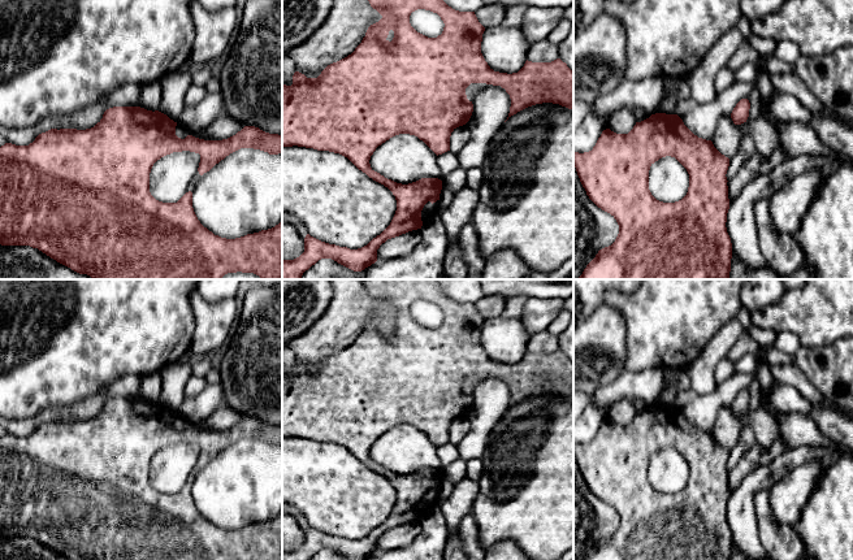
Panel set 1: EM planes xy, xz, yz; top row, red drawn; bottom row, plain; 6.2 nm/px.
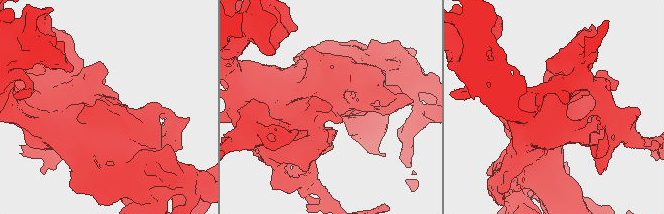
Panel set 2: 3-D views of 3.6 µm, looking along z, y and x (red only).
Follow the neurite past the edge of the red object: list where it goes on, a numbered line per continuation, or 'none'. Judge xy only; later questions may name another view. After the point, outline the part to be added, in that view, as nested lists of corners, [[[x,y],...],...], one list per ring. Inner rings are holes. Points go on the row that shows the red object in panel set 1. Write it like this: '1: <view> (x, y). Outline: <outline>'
1: xy (181, 131). Outline: [[[182,125],[176,126],[176,135],[181,139],[185,139],[187,135],[192,135],[195,138],[198,138],[196,133],[192,133],[190,130],[187,130],[186,127],[183,127]]]
2: xy (198, 177). Outline: [[[196,172],[194,179],[191,181],[191,183],[190,183],[190,186],[189,186],[187,192],[189,192],[189,191],[194,192],[194,188],[195,188],[195,186],[196,186],[196,183],[198,183],[207,173],[204,173],[203,175],[200,175],[199,172]],[[207,172],[207,173],[208,173],[208,172]]]

